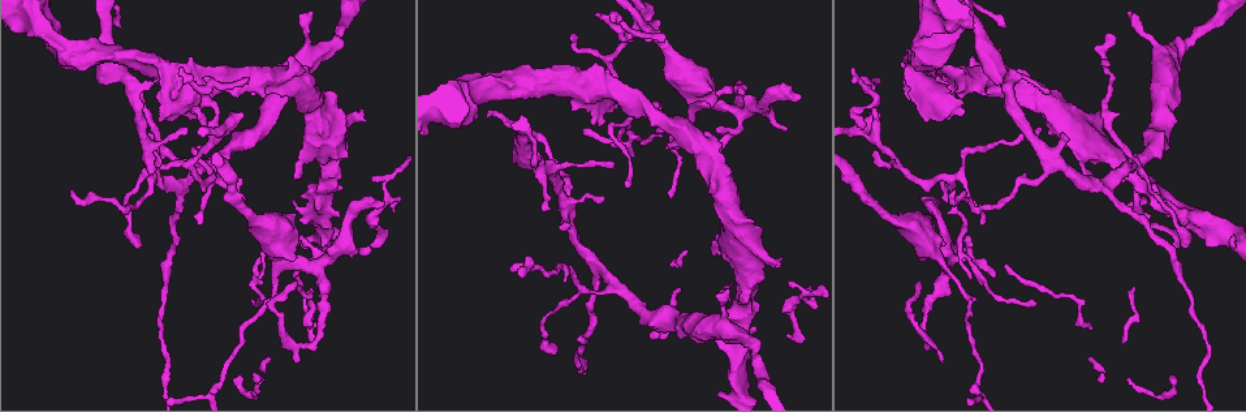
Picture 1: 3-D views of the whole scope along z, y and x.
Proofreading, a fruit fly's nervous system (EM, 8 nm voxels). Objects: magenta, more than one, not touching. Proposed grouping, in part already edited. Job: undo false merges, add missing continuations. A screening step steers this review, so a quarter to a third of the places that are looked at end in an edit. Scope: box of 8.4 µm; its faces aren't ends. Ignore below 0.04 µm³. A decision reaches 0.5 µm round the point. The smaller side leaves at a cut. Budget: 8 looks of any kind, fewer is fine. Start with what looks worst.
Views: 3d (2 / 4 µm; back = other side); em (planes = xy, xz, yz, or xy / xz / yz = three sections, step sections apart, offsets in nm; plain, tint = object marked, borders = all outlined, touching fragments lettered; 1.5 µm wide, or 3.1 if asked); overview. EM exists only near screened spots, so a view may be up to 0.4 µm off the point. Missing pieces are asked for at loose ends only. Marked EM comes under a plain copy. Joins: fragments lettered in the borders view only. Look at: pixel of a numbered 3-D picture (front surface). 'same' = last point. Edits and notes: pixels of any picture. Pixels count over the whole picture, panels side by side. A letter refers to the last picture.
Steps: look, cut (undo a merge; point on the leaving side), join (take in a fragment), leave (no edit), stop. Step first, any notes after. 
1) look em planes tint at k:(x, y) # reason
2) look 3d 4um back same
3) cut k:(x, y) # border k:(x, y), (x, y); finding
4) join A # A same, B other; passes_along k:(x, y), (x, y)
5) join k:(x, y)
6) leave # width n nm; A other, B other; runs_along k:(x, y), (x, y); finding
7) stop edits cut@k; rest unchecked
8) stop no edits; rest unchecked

look 3d 4um at 1:(44, 23) # sharp bend

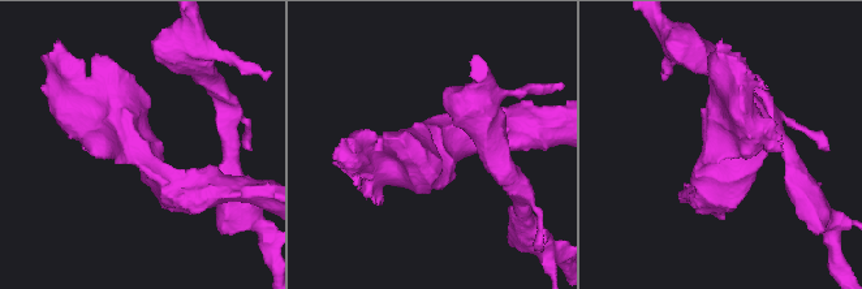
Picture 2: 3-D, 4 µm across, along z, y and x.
look em yz step 8 borders at 2:(143, 144)

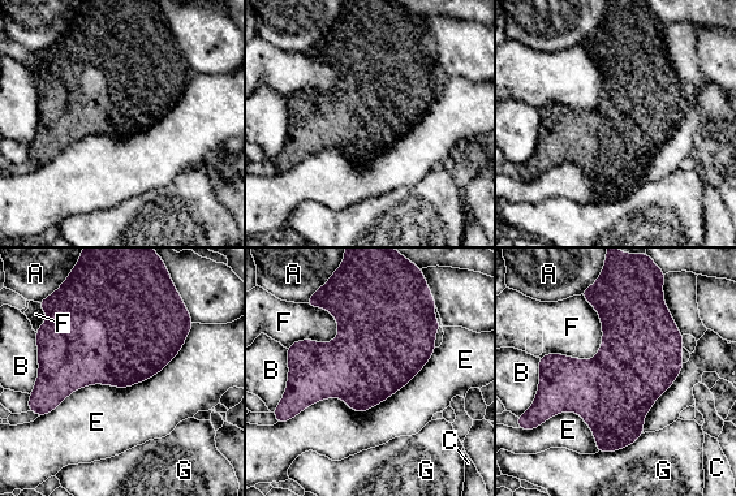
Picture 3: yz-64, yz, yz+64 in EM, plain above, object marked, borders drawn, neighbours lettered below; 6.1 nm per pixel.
leave # longest_contact E 1000 nm; A other, B other, C other, E other, F other, G other; border 3:(584, 296), (599, 352), (539, 358); continuous, no second neuron

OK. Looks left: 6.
look em planes borders at 1:(296, 284) # an open end

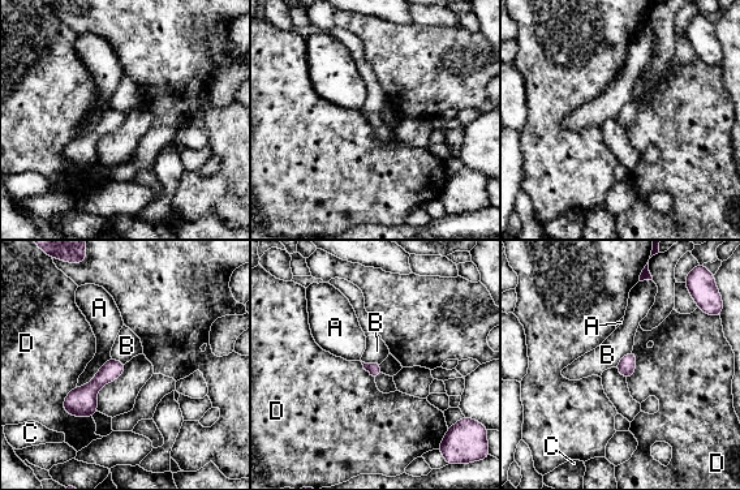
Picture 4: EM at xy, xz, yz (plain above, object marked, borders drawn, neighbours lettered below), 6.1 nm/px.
leave # A other, B other, C other, D other; border 4:(631, 351), (615, 366); no lettered fragment goes on from it

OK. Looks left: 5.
look 3d 2um at 1:(800, 98) # free end

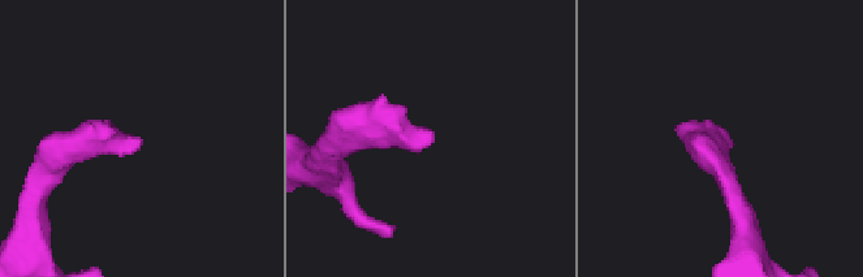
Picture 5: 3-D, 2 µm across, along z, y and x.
look em planes borders at 5:(725, 141) # need the tissue

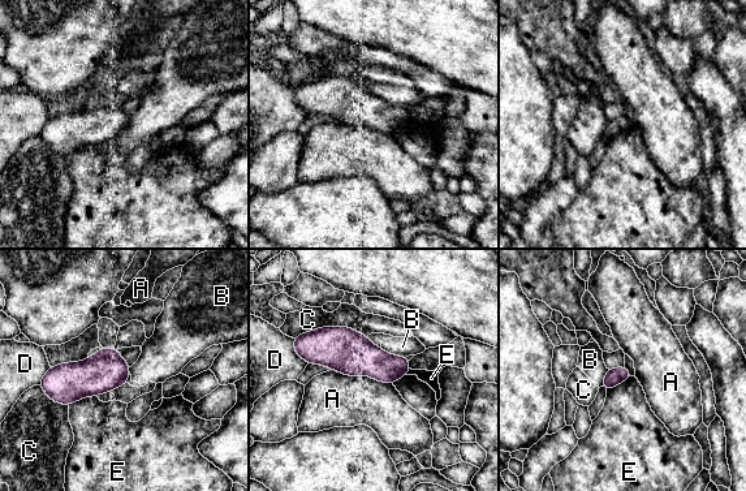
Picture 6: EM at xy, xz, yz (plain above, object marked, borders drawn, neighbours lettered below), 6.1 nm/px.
leave # longest_contact C 460 nm; A other, B other, C other, D other, E other; border 6:(330, 369), (392, 384); no lettered fragment goes on from it

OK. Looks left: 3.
stop no edits; rest unchecked

